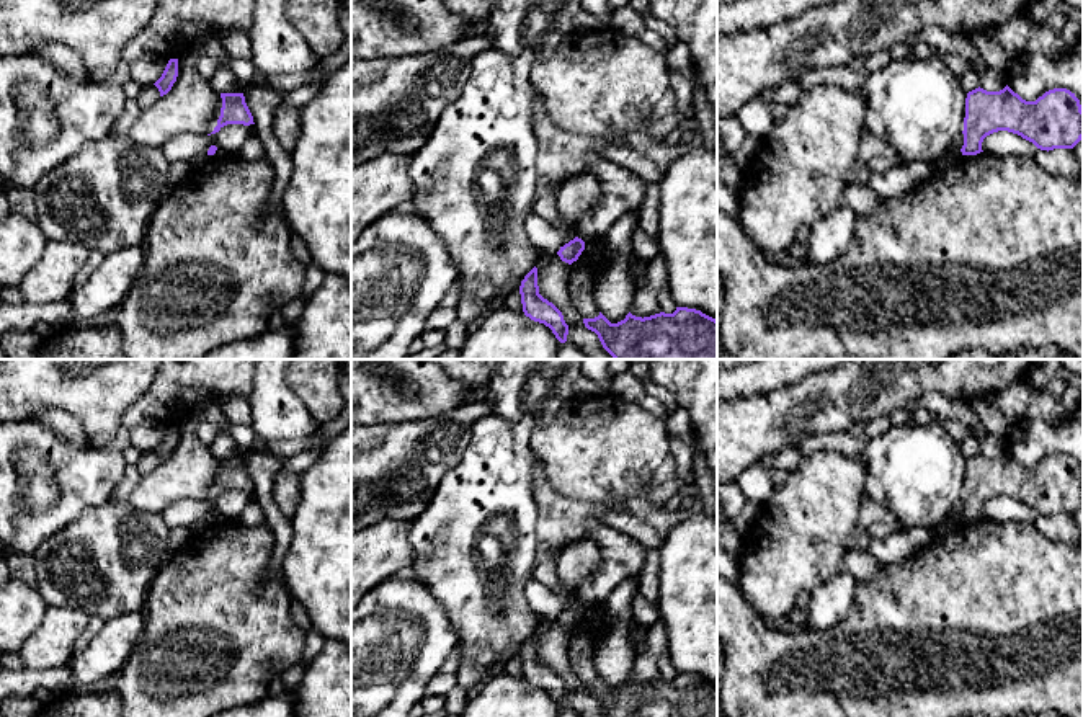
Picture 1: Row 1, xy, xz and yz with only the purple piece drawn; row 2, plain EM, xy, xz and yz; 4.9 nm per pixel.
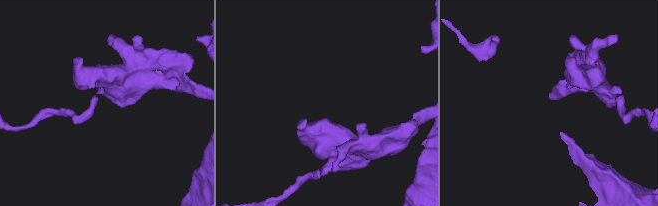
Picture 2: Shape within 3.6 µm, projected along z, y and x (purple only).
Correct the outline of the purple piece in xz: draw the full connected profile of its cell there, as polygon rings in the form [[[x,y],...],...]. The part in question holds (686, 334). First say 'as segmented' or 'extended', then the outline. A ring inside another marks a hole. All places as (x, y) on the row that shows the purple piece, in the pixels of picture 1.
as segmented | [[[676,307],[673,314],[635,317],[631,312],[624,320],[611,323],[601,312],[595,318],[583,318],[588,330],[595,332],[603,348],[614,359],[717,359],[717,320],[696,309]]]

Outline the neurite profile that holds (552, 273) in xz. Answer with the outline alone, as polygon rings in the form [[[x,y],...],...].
[[[539,252],[536,268],[539,294],[562,312],[568,325],[567,341],[588,359],[614,359],[603,348],[598,335],[585,327],[582,314],[570,302],[568,273],[572,265],[562,261],[557,253]]]

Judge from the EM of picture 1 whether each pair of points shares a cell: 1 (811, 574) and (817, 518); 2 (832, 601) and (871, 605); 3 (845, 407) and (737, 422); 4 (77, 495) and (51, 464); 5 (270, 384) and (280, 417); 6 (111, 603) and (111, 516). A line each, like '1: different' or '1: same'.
1: same
2: different
3: same
4: same
5: same
6: same

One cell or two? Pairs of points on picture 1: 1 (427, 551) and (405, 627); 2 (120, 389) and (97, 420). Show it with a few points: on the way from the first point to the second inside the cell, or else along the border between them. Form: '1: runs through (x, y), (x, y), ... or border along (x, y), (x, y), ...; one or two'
1: border along (412, 577), (445, 608); two
2: runs through (111, 397), (100, 412); one

